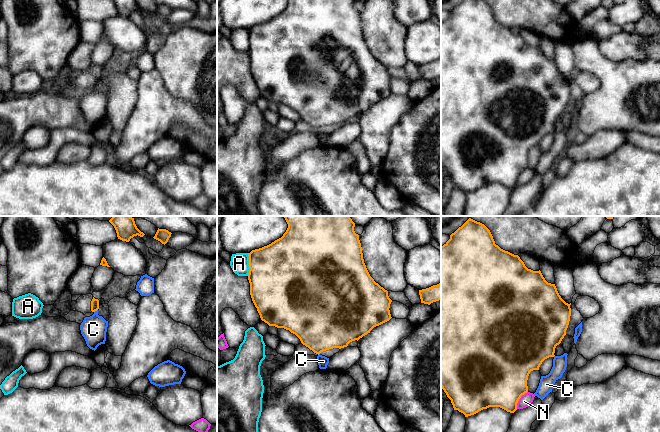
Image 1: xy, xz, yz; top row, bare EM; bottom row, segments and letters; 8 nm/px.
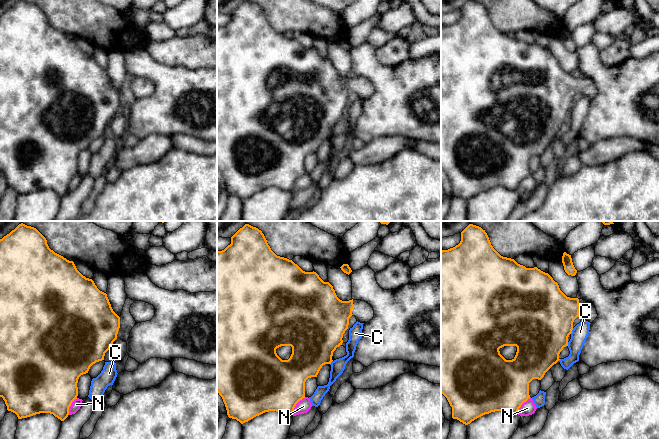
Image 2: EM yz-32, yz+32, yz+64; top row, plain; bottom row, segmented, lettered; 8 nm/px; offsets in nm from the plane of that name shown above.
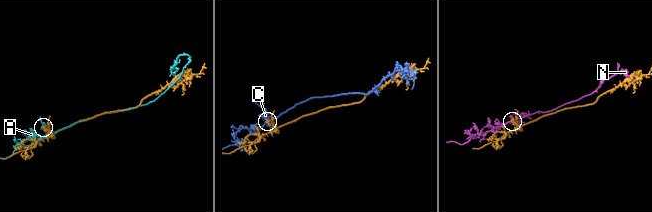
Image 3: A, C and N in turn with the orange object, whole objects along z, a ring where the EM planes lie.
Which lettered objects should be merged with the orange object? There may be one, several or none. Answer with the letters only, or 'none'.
none

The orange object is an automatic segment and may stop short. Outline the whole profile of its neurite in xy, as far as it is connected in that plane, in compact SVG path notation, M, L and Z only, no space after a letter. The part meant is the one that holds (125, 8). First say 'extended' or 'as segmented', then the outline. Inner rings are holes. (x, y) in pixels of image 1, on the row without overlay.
as segmented; M112 0L116 6L118 15L129 18L134 12L143 13L145 10L141 8L136 0Z

